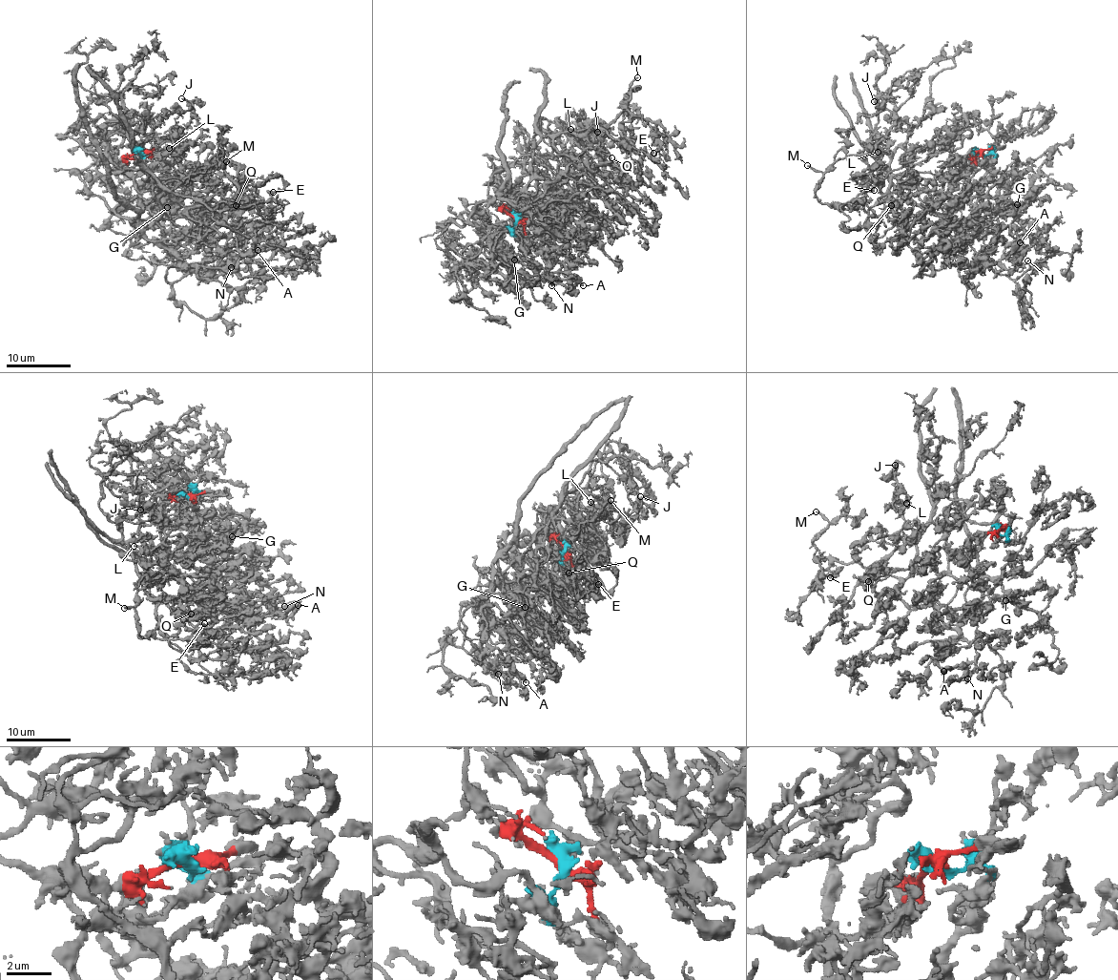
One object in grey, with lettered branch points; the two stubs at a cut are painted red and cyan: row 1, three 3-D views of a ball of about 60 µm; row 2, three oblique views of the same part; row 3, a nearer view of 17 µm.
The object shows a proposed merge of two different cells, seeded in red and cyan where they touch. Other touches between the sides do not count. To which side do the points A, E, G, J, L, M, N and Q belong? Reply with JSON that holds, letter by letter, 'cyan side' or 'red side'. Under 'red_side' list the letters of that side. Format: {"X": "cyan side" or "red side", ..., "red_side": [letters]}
{"A": "cyan side", "E": "red side", "G": "cyan side", "J": "red side", "L": "red side", "M": "red side", "N": "cyan side", "Q": "red side", "red_side": ["E", "J", "L", "M", "Q"]}

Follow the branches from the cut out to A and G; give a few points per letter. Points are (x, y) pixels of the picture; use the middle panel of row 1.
A: (515, 218), (509, 234), (475, 208), (498, 192), (522, 208), (515, 230), (523, 251), (583, 286)
G: (515, 218), (509, 234), (492, 227), (475, 208), (487, 202), (483, 245), (514, 260)

